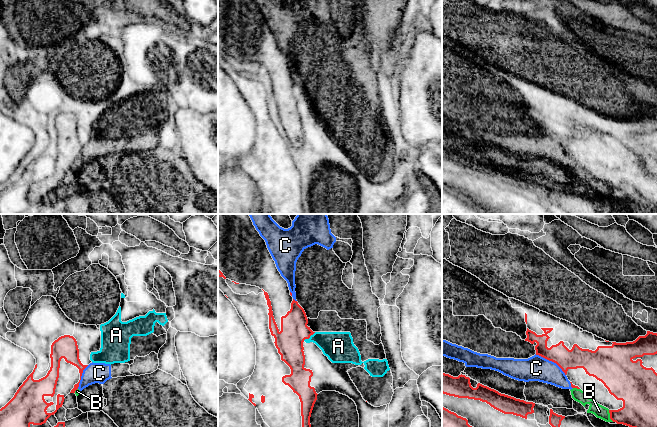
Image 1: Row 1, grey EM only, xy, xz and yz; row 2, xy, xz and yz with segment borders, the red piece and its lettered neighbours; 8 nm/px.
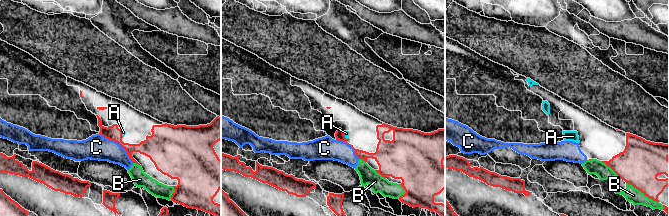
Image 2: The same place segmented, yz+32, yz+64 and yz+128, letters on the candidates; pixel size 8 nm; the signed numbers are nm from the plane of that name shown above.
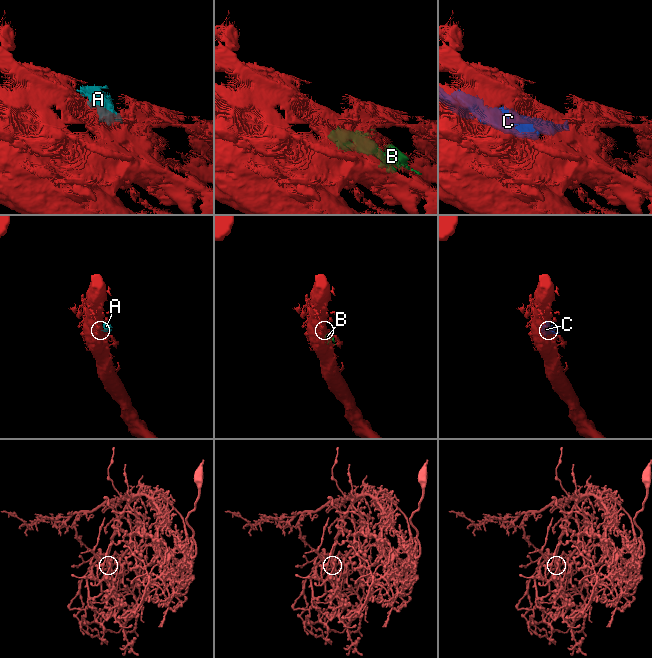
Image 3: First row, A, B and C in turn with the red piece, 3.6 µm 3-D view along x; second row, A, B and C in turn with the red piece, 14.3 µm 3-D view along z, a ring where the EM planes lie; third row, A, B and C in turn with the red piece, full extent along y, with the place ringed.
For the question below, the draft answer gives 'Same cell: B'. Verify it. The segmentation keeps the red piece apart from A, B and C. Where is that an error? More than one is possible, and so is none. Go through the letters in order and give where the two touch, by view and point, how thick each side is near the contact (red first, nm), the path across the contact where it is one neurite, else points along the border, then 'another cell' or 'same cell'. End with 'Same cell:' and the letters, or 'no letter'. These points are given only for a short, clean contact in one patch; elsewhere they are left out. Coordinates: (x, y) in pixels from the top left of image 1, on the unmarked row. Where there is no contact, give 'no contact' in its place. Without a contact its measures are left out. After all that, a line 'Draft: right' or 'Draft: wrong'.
A: meets red in xz at (309, 113); 220 nm thick on the red side, 240 nm on the other; border along xz (315, 108), (303, 116); another cell
B: meets red in yz at (610, 192); 280 nm thick on the red side, 100 nm on the other; another cell
C: meets red in yz at (551, 136); 160 nm thick on the red side, 200 nm on the other; another cell
Same cell: no letter
Draft: wrong

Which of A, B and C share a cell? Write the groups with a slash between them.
A B C

